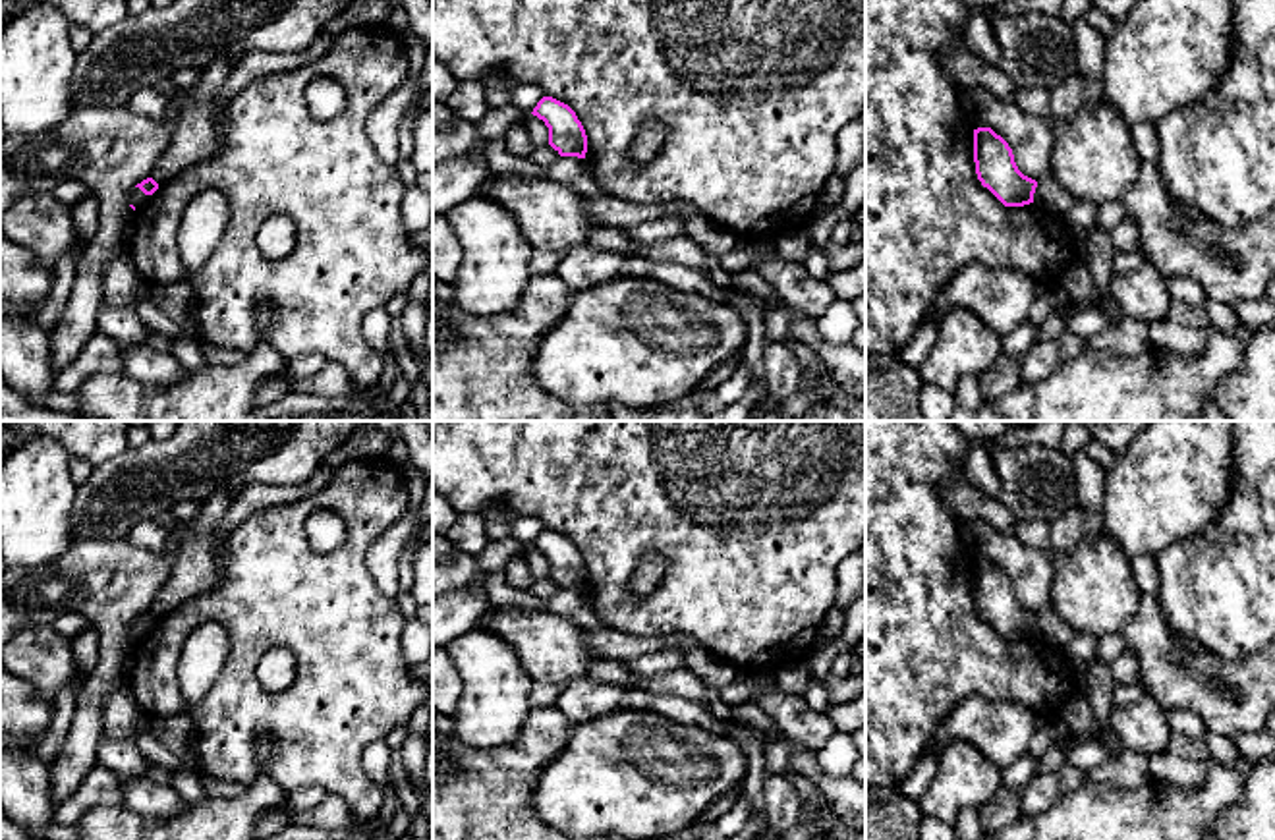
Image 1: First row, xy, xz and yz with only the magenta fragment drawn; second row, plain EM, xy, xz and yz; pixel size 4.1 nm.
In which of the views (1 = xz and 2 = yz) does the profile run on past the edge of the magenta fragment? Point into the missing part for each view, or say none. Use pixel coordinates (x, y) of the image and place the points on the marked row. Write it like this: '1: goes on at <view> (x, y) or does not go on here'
1: does not go on here
2: does not go on here

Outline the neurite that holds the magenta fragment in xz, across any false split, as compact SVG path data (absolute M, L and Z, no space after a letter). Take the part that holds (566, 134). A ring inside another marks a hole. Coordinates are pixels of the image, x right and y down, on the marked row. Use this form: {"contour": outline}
{"contour": "M543 97L531 114L545 122L549 127L549 145L560 156L585 158L587 135L576 112L568 104L552 97Z"}

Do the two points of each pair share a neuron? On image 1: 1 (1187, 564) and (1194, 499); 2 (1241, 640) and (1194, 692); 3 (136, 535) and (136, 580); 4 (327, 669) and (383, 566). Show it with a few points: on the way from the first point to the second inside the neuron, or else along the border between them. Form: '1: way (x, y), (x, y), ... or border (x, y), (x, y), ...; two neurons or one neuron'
1: border (1185, 539), (1156, 557); two neurons
2: border (1183, 638), (1229, 661), (1254, 653); two neurons
3: border (126, 537), (153, 551), (161, 551), (169, 543); two neurons
4: border (377, 537), (368, 551), (368, 572), (393, 599); two neurons

